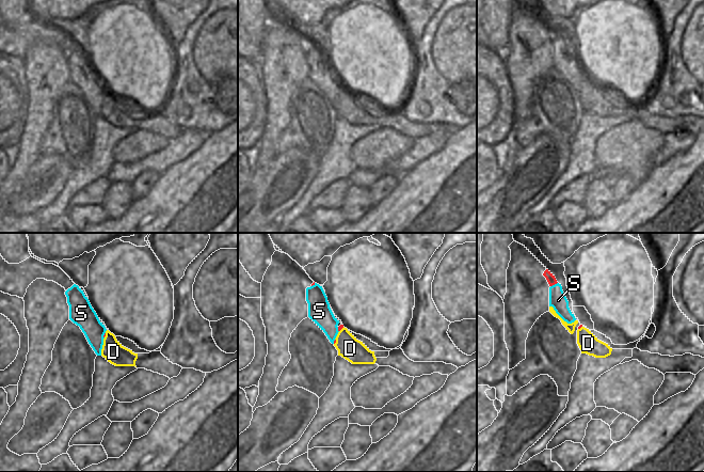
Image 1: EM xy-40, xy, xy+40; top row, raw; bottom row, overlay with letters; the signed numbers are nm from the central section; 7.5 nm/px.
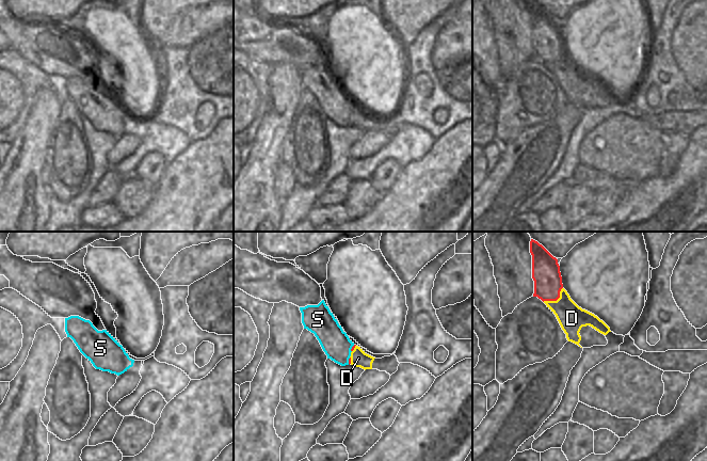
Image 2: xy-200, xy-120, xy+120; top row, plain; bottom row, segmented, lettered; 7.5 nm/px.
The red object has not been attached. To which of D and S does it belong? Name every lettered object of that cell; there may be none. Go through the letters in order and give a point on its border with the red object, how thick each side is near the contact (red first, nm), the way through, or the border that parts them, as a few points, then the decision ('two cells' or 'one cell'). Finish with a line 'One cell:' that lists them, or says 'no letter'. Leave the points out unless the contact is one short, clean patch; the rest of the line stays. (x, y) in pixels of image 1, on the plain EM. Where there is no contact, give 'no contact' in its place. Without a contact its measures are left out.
D: meets red in xy at (335, 103); 20 nm thick on the red side, 170 nm on the other; two cells
S: meets red in xy+40 at (554, 45); 70 nm thick on the red side, 130 nm on the other; one cell
One cell: S

